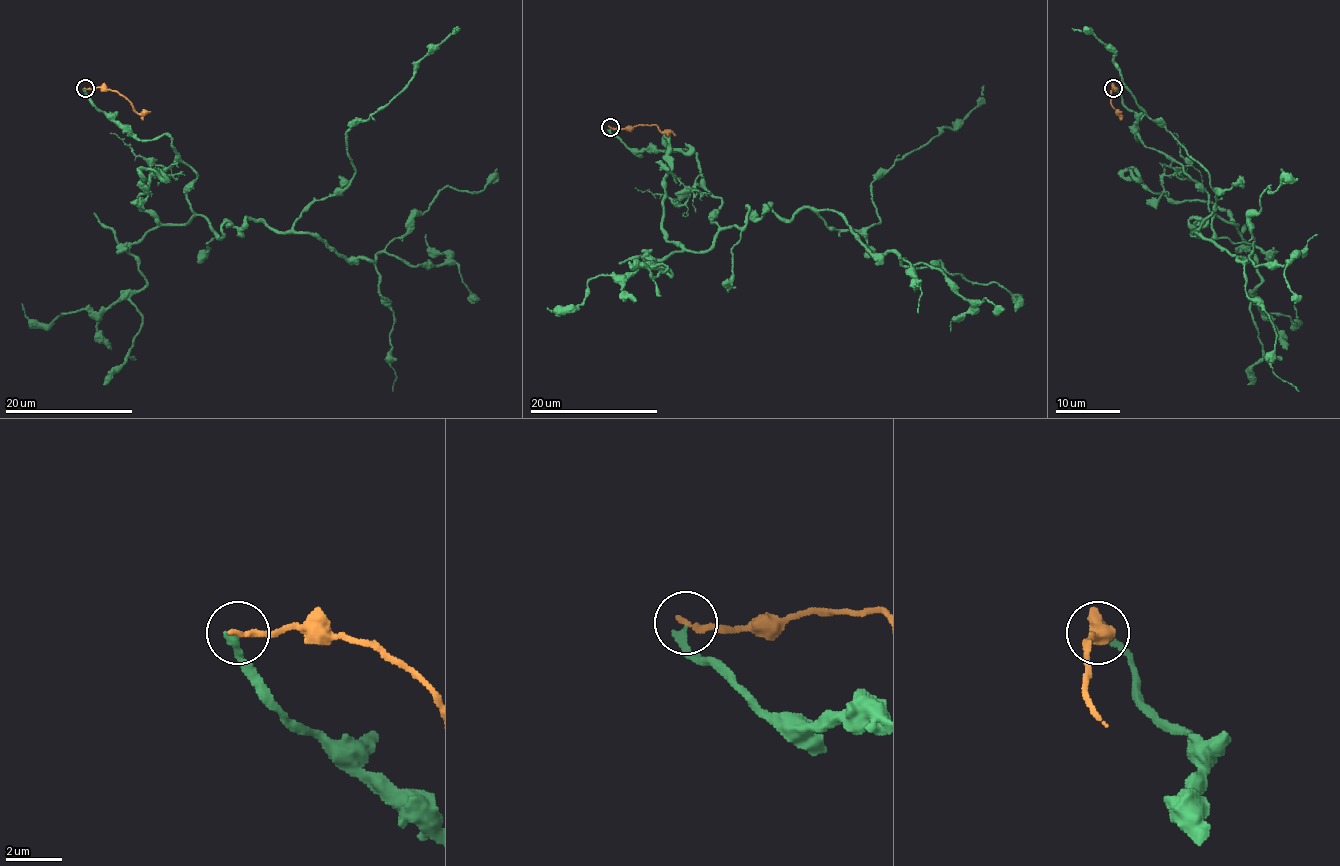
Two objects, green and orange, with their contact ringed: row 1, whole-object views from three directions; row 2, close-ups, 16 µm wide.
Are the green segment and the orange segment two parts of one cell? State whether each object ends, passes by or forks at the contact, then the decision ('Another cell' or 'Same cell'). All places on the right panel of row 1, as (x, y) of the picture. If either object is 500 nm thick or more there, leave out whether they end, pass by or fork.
At the ring green ends. At the ring orange ends. Another cell

